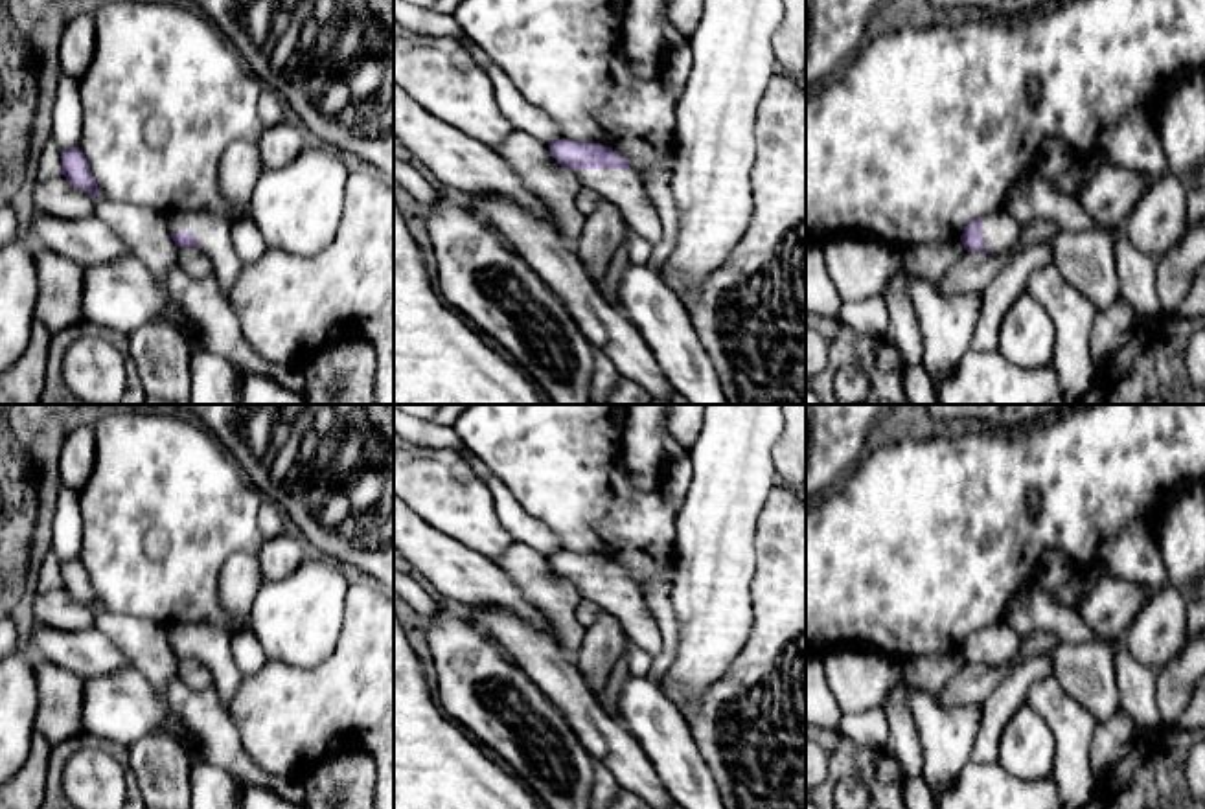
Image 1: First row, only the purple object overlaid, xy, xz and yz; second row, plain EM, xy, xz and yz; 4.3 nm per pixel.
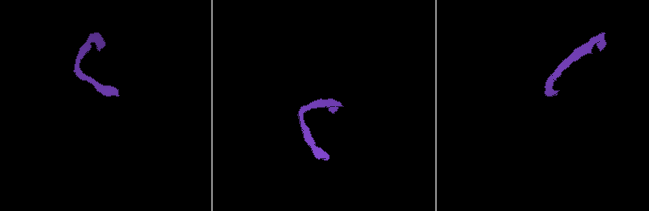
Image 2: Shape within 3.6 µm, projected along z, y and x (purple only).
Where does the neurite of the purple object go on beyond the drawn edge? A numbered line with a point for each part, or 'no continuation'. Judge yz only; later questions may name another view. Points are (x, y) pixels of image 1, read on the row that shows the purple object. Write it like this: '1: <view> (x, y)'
1: yz (1001, 232)

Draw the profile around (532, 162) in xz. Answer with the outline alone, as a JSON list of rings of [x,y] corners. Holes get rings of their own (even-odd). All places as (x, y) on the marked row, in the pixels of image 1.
[[[511,131],[497,149],[522,186],[543,200],[561,237],[574,245],[587,215],[576,206],[581,182],[576,173],[561,165],[548,145],[528,132]]]

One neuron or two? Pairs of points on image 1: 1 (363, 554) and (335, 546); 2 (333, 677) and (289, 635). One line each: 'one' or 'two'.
1: one
2: two

